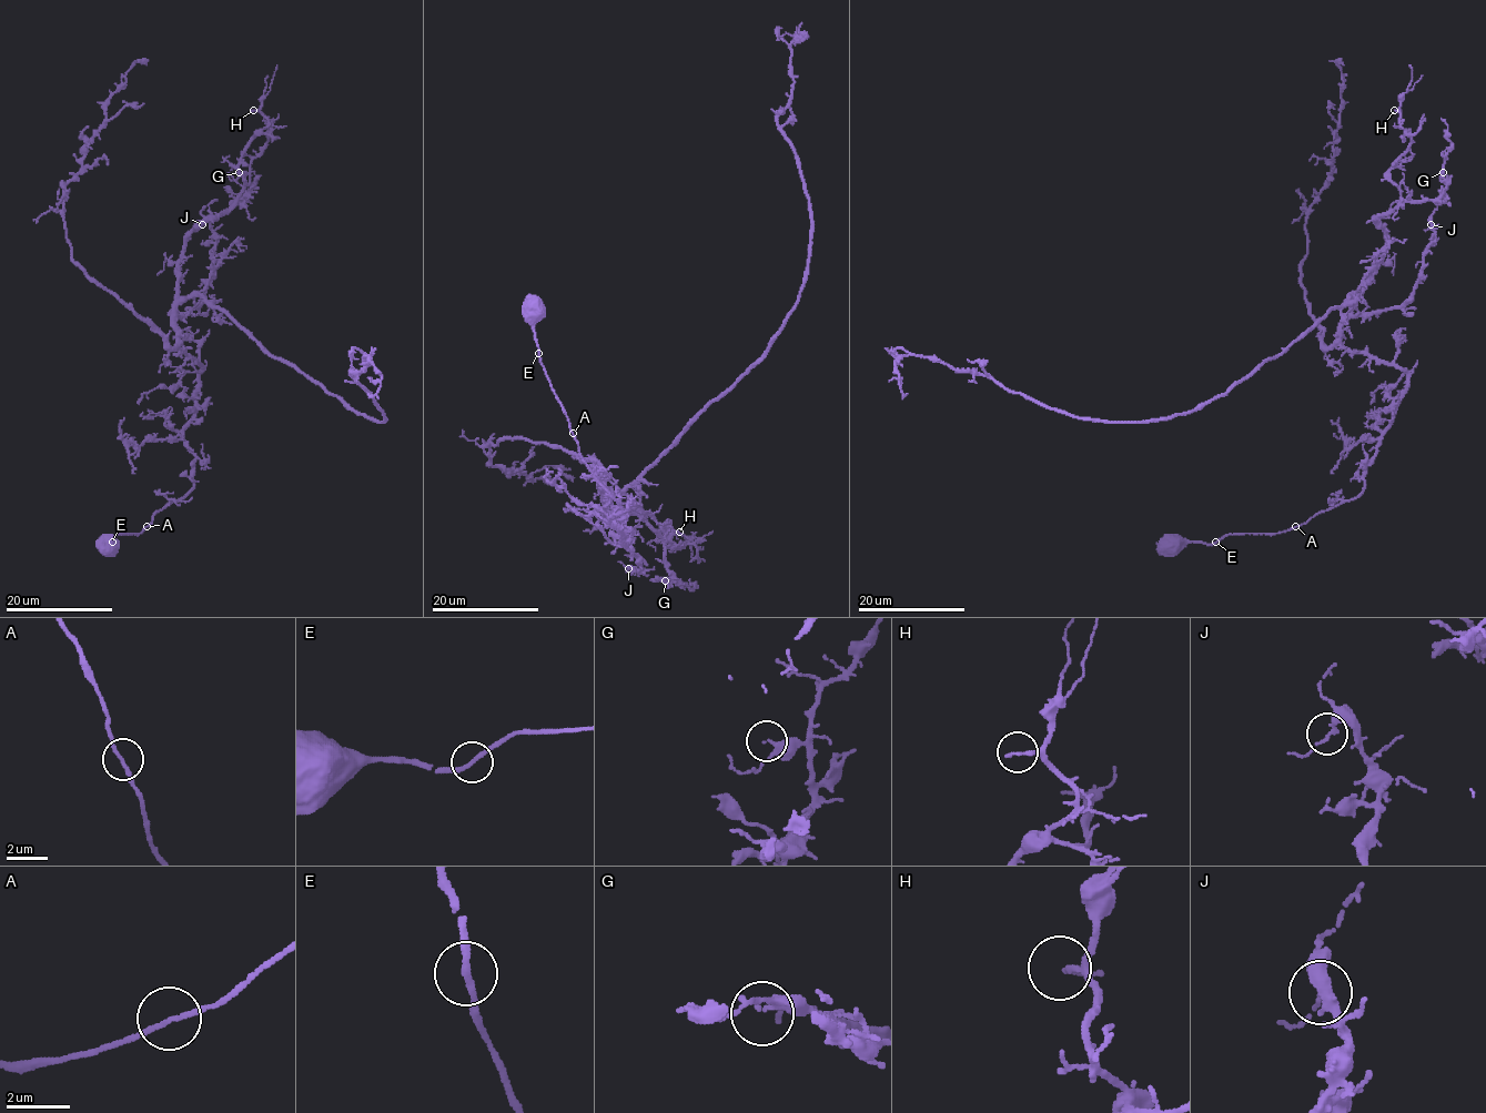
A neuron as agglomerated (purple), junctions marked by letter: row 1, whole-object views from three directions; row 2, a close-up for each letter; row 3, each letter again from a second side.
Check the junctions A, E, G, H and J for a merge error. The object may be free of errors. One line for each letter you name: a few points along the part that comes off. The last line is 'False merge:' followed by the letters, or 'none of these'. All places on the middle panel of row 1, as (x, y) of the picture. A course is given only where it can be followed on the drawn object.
False merge: none of these

